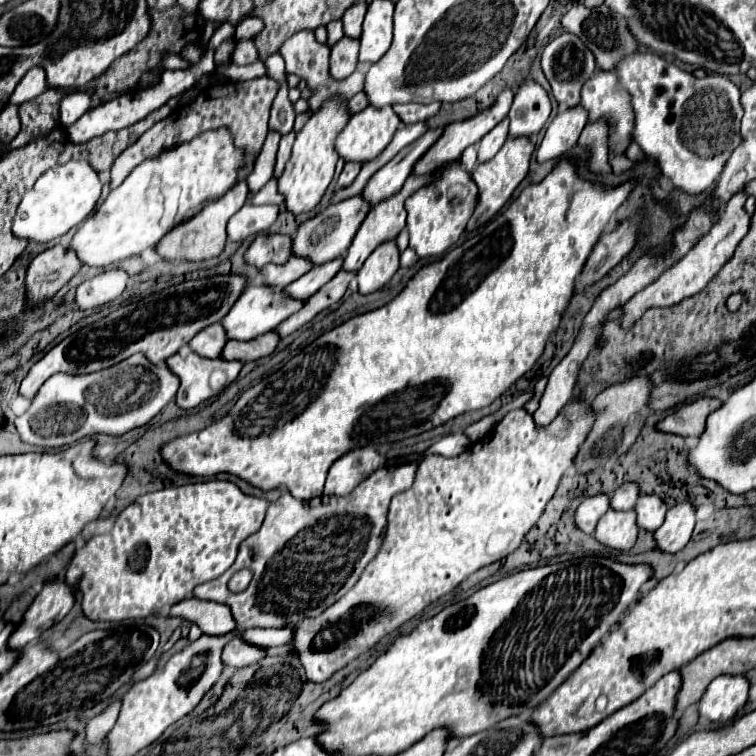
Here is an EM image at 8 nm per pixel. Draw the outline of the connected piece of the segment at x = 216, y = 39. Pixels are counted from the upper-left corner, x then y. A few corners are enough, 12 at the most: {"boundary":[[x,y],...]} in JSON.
{"boundary":[[224,24],[214,32],[210,46],[218,48],[234,36],[234,26]]}

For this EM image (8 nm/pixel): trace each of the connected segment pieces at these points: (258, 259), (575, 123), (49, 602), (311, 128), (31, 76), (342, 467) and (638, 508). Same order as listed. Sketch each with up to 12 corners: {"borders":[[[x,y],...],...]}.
{"borders":[[[260,234],[246,262],[262,268],[292,256],[292,238]],[[560,110],[536,150],[542,164],[576,146],[588,114]],[[46,584],[12,636],[22,650],[60,622],[74,604],[74,588]],[[326,102],[298,132],[278,180],[286,210],[306,214],[332,182],[334,140],[350,116]],[[34,66],[16,86],[10,104],[46,92],[46,72]],[[374,446],[352,450],[330,468],[324,494],[350,494],[386,464]],[[656,494],[634,506],[638,528],[654,532],[668,506]]]}

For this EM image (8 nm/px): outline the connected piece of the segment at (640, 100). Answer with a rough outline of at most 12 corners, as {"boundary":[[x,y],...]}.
{"boundary":[[624,58],[634,140],[690,196],[742,142],[740,90]]}

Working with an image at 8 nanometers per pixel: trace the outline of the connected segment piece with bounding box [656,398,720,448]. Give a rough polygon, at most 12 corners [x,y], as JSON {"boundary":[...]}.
{"boundary":[[698,398],[662,418],[656,430],[690,448],[720,402]]}

